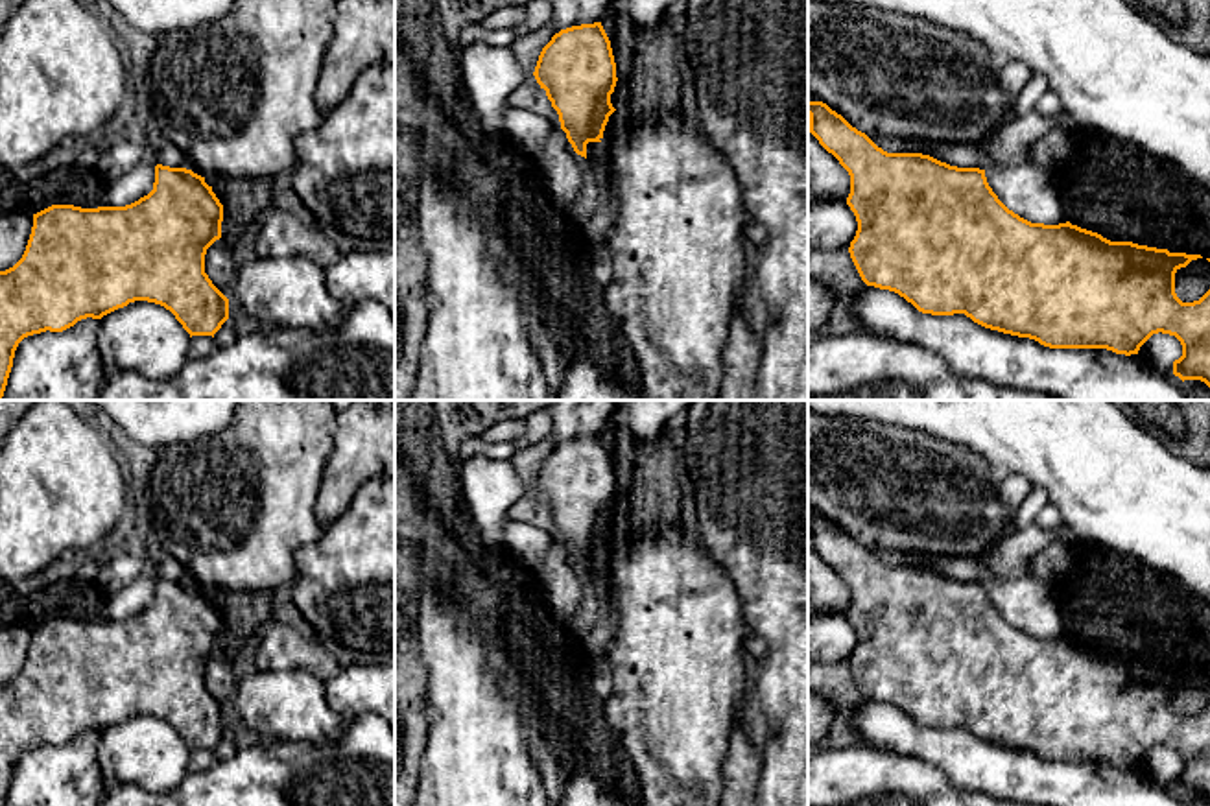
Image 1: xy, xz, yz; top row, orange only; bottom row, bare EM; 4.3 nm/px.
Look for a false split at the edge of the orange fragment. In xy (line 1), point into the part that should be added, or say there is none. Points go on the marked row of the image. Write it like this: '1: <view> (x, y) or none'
1: none

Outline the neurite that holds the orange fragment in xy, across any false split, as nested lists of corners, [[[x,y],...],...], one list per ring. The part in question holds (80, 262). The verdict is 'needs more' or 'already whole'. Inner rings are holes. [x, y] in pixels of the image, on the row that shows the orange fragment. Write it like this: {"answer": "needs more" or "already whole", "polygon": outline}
{"answer": "already whole", "polygon": [[[155,166],[153,190],[125,207],[81,208],[52,205],[33,214],[33,227],[22,258],[0,271],[0,400],[4,397],[18,343],[41,332],[63,332],[77,321],[103,315],[135,301],[170,310],[192,336],[212,336],[229,319],[229,299],[205,273],[207,249],[221,238],[223,205],[205,177],[186,168]]]}

